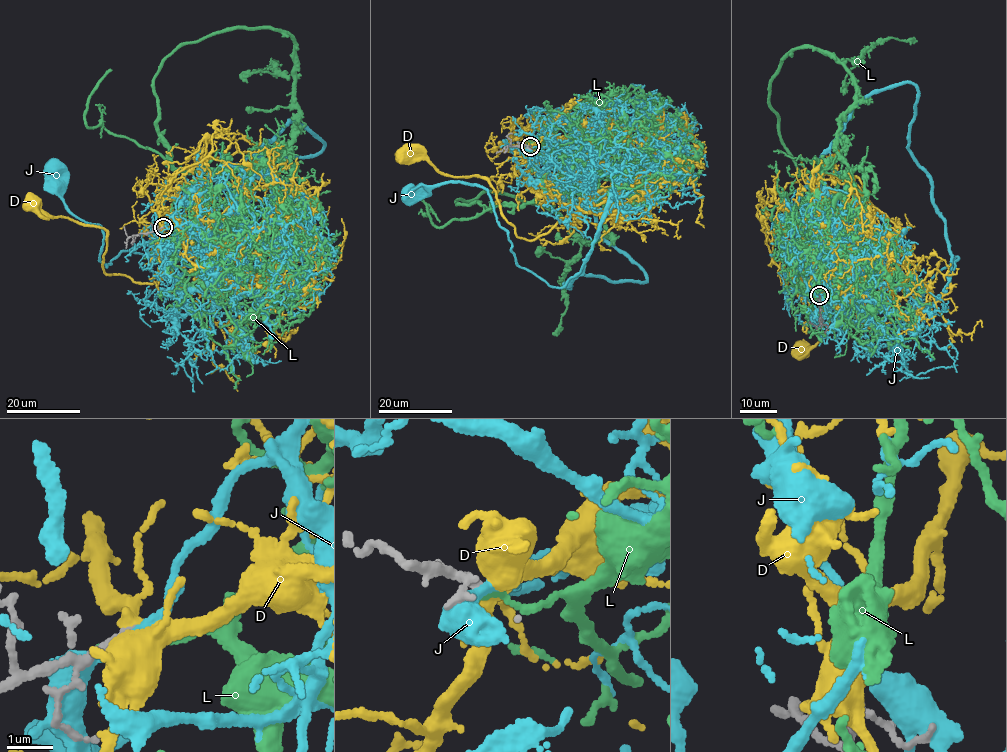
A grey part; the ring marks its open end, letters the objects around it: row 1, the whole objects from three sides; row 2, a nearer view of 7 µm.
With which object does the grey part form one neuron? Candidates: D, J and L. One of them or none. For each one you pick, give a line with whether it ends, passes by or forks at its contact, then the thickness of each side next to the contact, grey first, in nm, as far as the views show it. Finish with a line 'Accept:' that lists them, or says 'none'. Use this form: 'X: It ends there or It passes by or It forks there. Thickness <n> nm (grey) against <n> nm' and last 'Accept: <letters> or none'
D: It forks there. Thickness 200 nm (grey) against 320 nm
Accept: D

